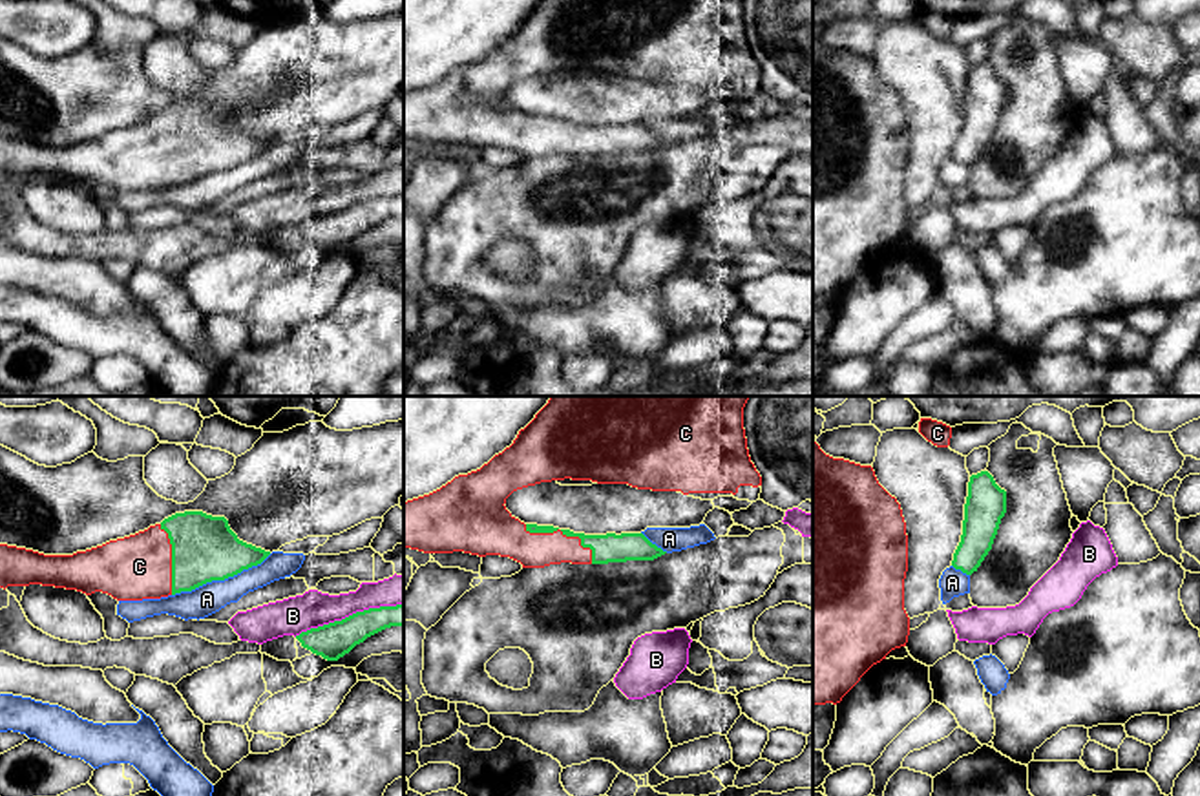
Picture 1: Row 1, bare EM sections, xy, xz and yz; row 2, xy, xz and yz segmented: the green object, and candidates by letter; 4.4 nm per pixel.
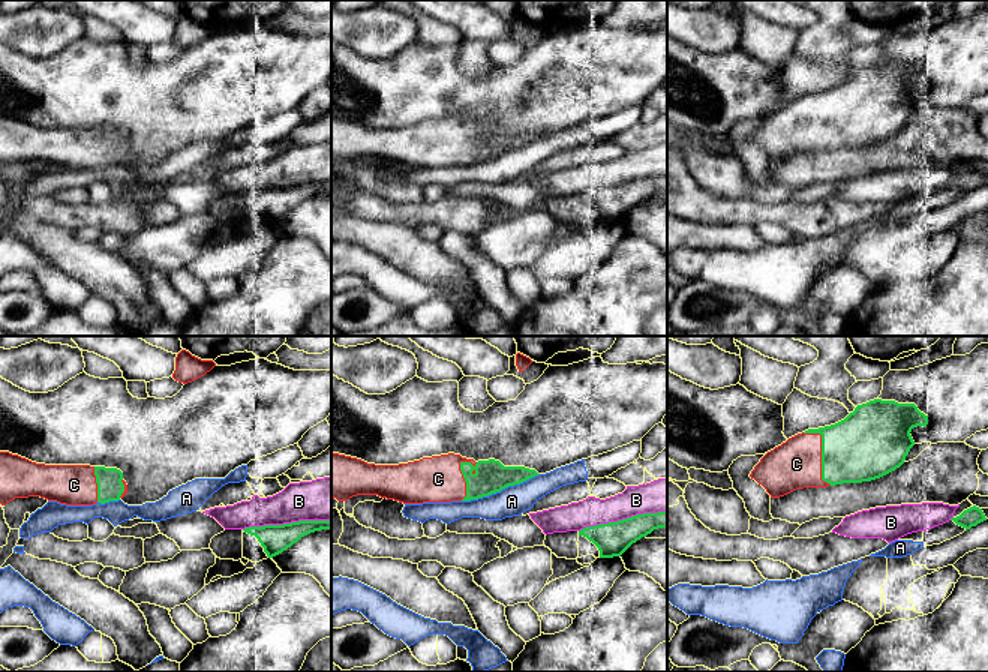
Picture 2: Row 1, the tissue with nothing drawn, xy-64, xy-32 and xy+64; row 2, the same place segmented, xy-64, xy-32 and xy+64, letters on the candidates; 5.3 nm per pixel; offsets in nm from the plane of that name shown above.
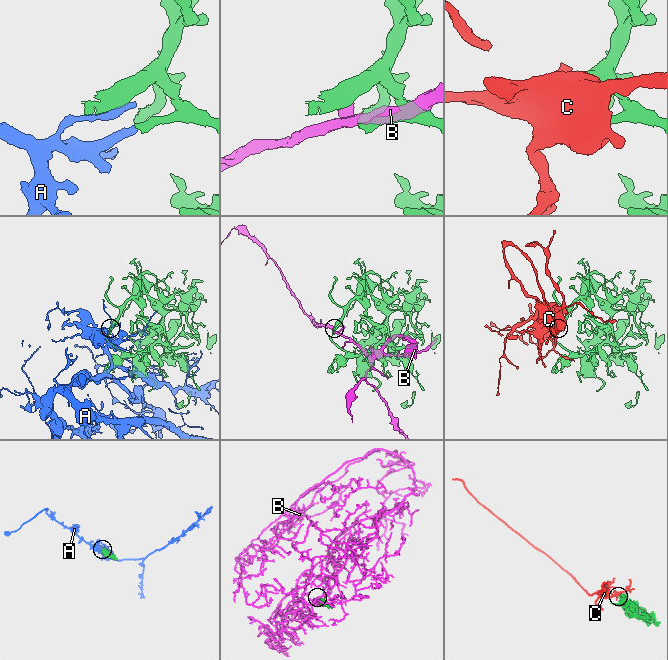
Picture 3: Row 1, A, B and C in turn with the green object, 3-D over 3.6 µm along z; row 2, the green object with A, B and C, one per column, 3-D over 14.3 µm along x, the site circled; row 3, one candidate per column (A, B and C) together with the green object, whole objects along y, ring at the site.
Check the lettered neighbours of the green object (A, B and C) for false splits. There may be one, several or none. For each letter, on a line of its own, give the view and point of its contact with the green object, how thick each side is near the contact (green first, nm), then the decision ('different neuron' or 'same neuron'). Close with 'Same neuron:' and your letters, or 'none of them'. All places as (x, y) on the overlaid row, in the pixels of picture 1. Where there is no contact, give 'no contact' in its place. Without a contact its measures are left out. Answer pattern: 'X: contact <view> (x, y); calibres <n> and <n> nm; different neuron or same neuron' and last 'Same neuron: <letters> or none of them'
A: contact xy (221, 579); calibres 280 and 140 nm; different neuron
B: contact xy (349, 616); calibres 160 and 160 nm; different neuron
C: contact xz (565, 534); calibres 130 and 170 nm; same neuron
Same neuron: C

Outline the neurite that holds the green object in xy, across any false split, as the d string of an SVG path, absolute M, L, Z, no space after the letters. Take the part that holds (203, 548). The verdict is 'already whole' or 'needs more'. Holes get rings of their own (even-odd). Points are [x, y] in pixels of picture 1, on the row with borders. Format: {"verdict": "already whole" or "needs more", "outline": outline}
{"verdict": "needs more", "outline": "M184 511L135 535L73 555L44 555L0 544L0 588L42 584L77 590L86 595L102 592L117 601L161 599L234 577L261 564L268 555L270 551L239 540L225 517Z"}

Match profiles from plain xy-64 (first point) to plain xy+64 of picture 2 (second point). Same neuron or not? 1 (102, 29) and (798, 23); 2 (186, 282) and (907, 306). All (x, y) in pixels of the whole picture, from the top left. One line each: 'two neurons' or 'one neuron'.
1: two neurons
2: two neurons

